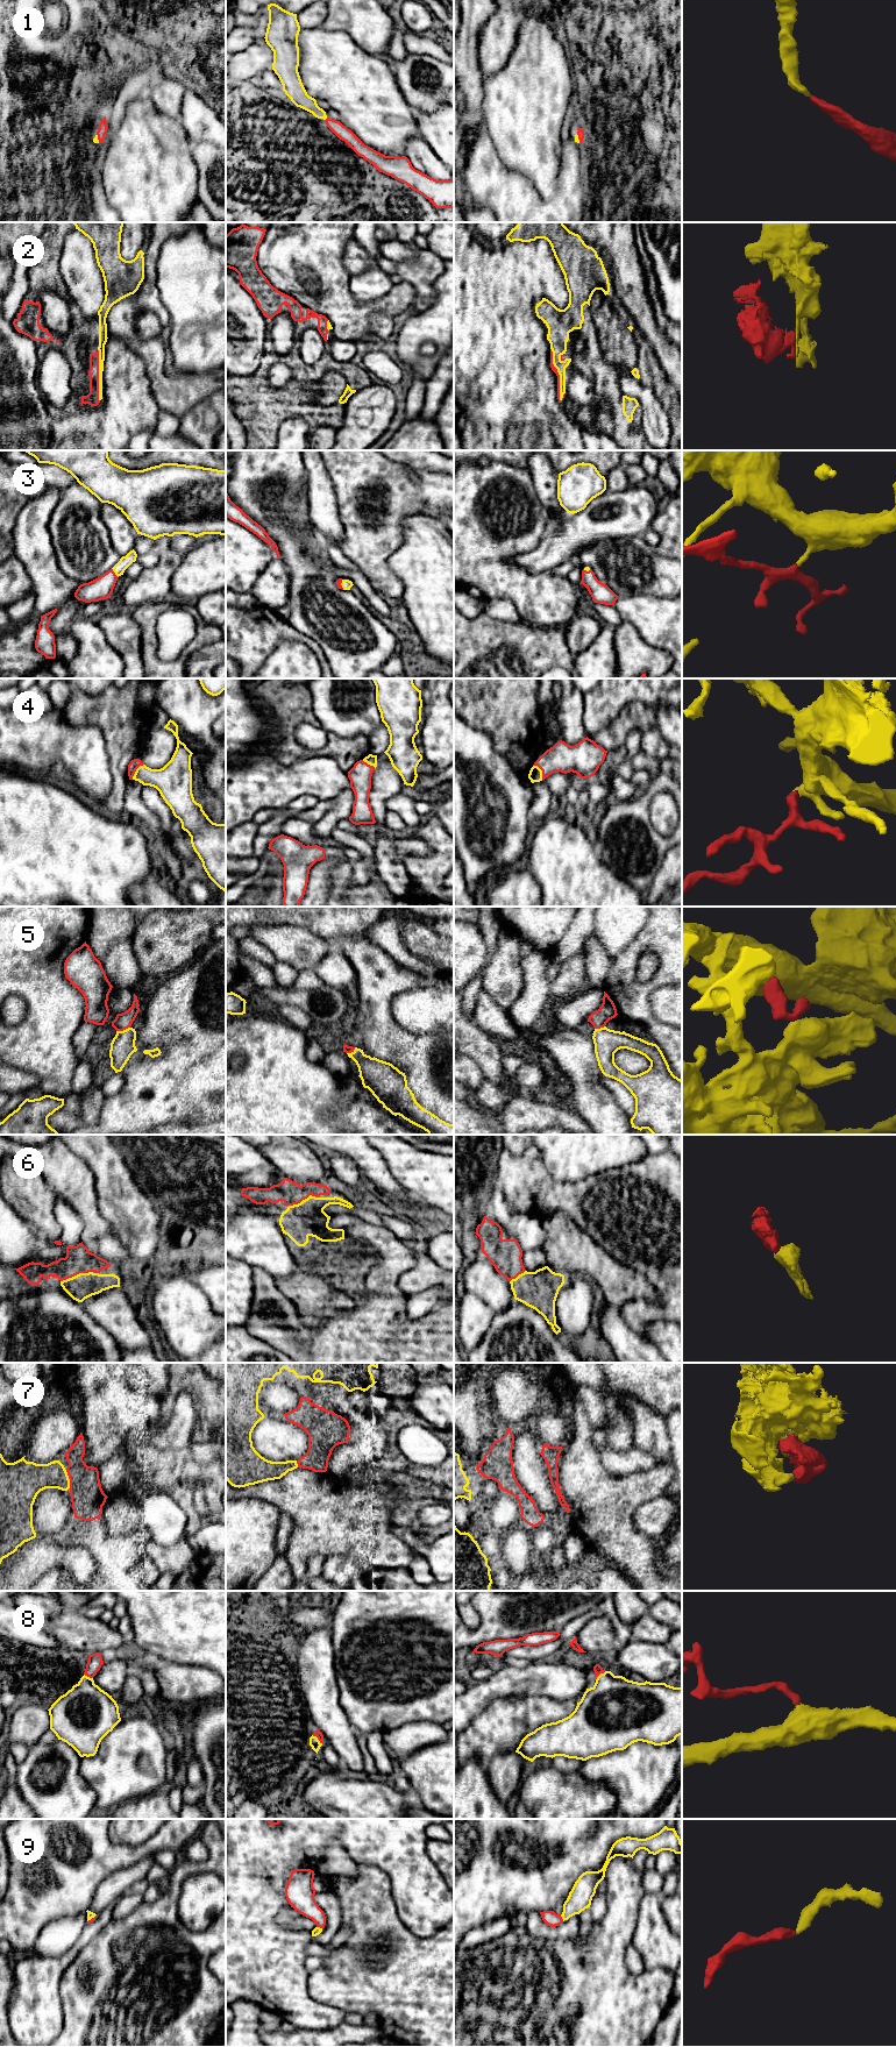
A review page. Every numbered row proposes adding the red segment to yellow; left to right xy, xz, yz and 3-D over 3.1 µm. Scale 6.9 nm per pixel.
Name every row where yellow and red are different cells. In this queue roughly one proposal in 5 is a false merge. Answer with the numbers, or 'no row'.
no row

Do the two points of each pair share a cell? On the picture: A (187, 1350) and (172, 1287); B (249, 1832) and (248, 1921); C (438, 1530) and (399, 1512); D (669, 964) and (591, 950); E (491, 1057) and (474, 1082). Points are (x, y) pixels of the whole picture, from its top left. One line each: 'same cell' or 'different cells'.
A: same cell
B: same cell
C: same cell
D: different cells
E: different cells

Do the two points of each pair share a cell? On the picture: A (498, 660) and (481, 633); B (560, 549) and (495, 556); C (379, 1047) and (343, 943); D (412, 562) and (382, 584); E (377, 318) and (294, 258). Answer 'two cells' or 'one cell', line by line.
A: one cell
B: two cells
C: one cell
D: two cells
E: two cells

